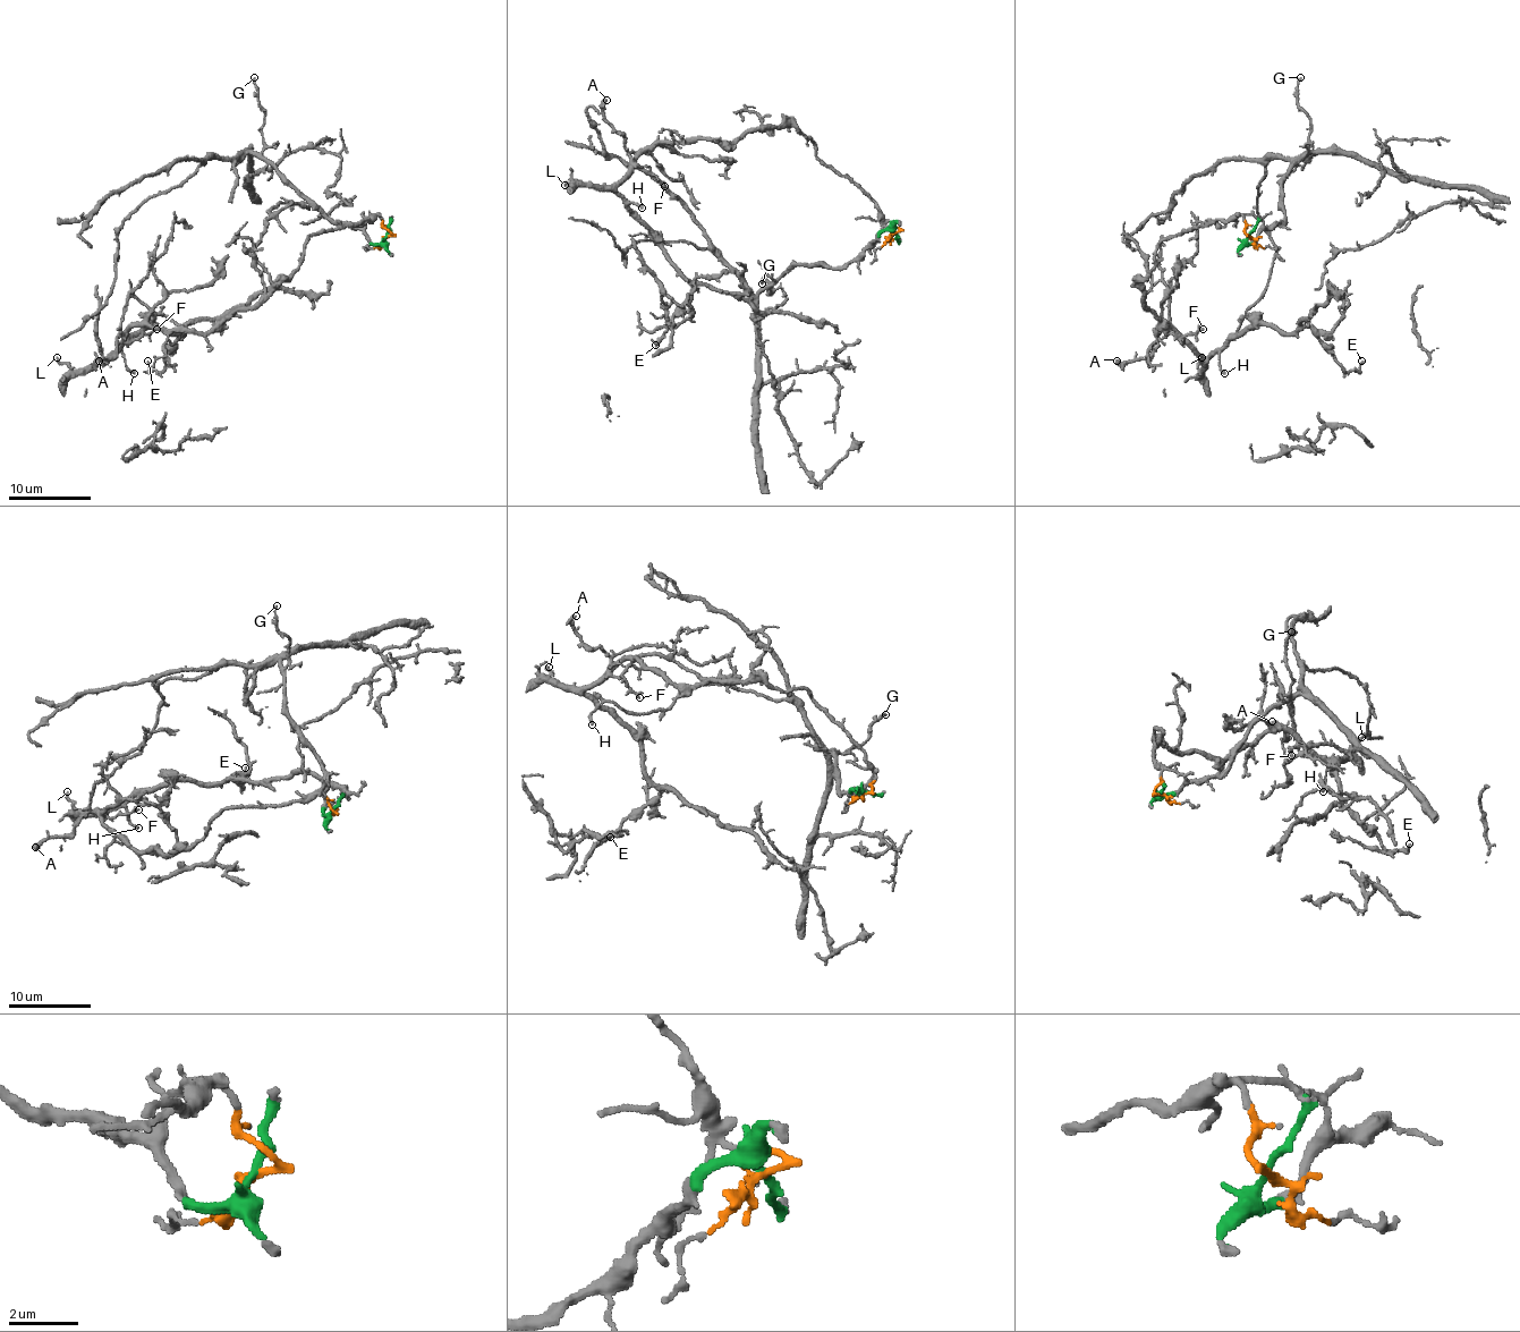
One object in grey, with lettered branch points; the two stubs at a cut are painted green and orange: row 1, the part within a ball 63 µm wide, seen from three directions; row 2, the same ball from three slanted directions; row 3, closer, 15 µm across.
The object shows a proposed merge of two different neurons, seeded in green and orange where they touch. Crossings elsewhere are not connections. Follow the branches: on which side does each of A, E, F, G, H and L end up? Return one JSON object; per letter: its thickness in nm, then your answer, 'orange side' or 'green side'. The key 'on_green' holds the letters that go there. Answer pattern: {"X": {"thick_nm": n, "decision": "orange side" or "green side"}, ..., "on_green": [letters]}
{"A": {"thick_nm": 320, "decision": "orange side"}, "E": {"thick_nm": 110, "decision": "orange side"}, "F": {"thick_nm": 170, "decision": "orange side"}, "G": {"thick_nm": 140, "decision": "green side"}, "H": {"thick_nm": 170, "decision": "orange side"}, "L": {"thick_nm": 190, "decision": "orange side"}, "on_green": ["G"]}

